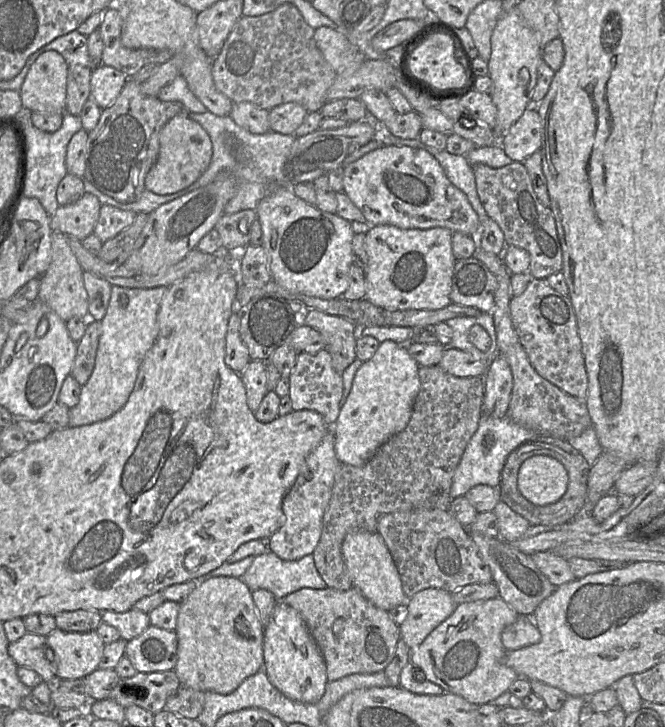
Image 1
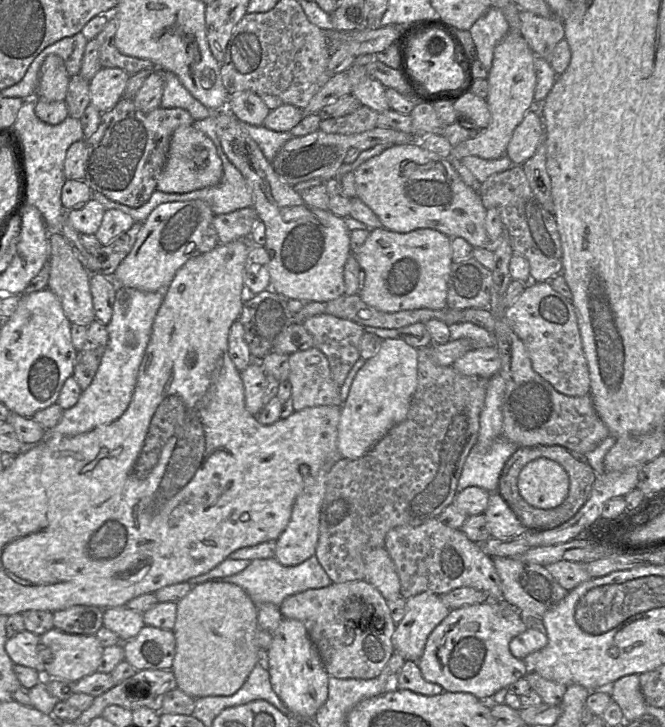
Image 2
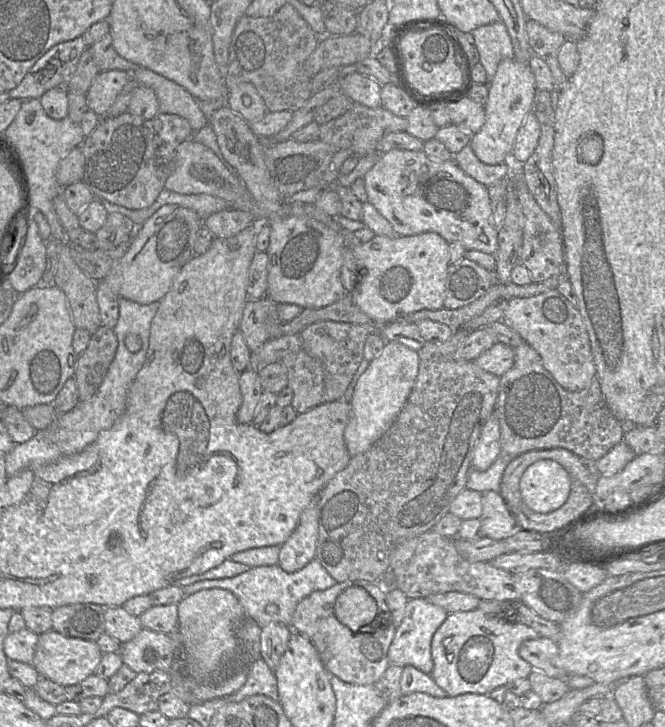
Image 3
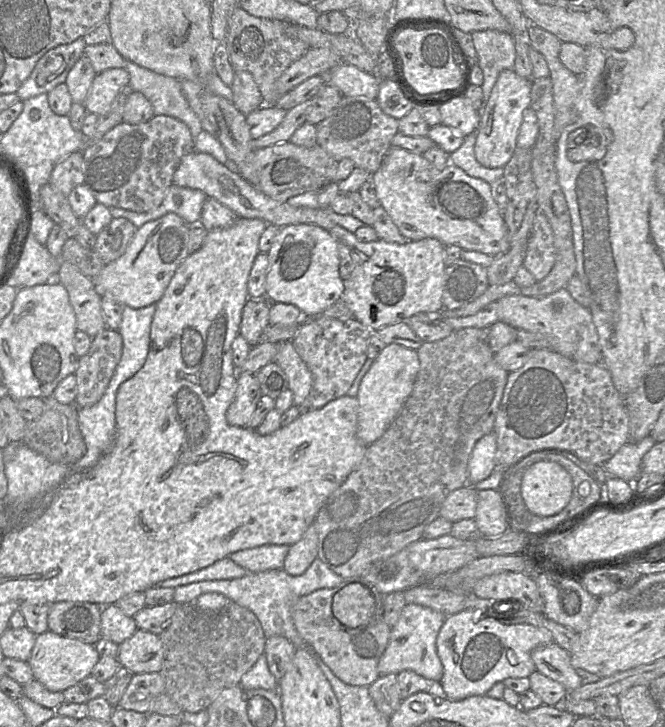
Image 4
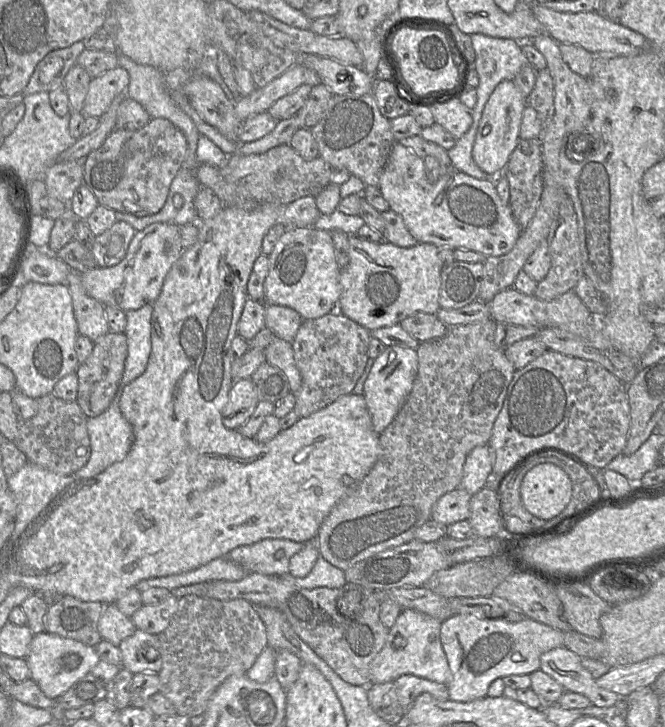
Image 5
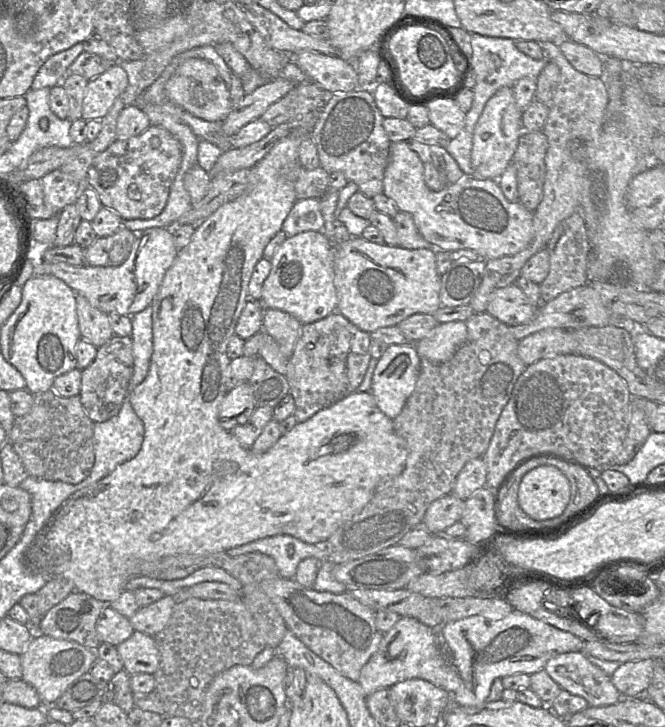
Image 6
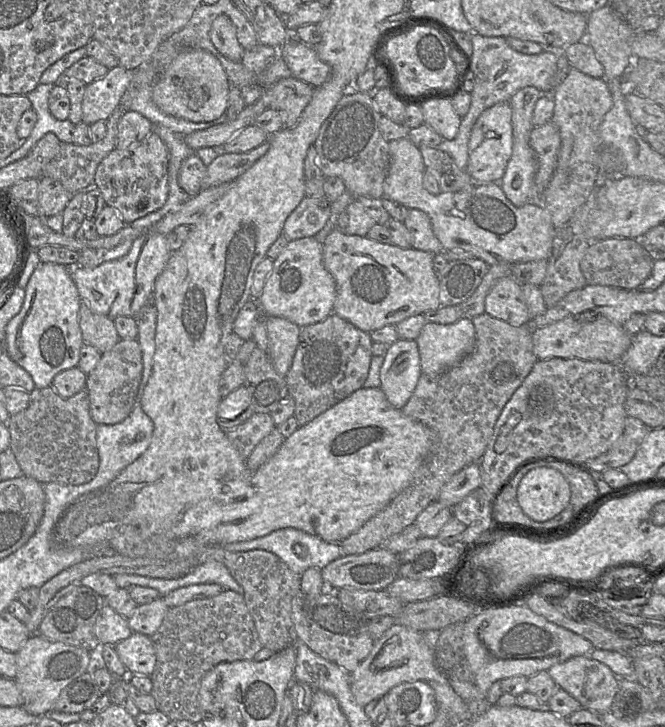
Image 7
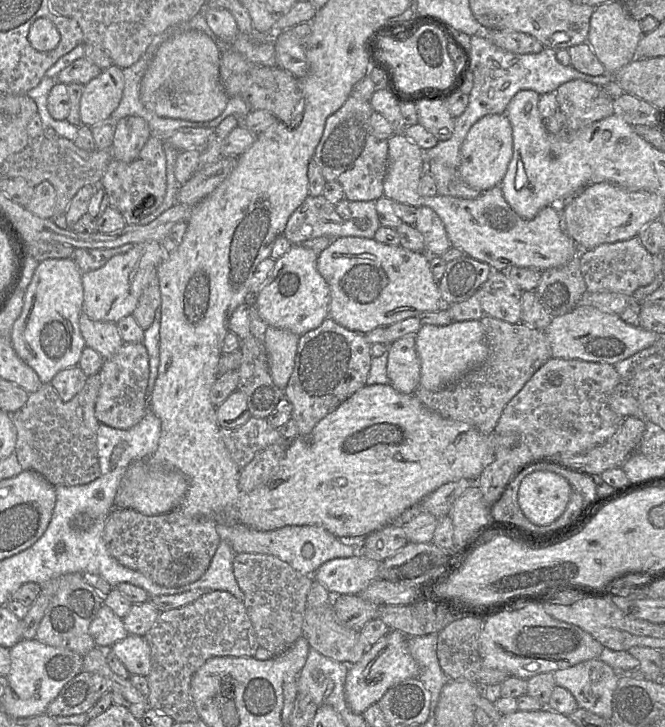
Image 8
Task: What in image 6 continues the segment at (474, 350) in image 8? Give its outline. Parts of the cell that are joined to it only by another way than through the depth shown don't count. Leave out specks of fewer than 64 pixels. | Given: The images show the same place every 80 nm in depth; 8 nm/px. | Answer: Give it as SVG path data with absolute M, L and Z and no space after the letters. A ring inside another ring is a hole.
M465 321L438 323L424 338L415 343L420 358L440 364L450 360L467 338Z

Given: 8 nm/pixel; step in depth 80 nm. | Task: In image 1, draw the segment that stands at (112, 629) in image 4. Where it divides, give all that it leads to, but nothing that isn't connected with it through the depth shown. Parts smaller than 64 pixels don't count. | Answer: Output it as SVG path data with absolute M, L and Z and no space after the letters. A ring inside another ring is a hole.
M133 608L125 612L104 611L102 621L115 627L127 642L151 625L148 613Z

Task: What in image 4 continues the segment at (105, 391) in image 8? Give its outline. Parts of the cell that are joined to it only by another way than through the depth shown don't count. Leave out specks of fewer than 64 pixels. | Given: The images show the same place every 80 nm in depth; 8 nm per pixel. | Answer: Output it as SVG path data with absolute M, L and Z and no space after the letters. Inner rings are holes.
M103 328L92 337L88 351L78 358L75 405L89 407L100 400L122 355L123 340L117 330Z

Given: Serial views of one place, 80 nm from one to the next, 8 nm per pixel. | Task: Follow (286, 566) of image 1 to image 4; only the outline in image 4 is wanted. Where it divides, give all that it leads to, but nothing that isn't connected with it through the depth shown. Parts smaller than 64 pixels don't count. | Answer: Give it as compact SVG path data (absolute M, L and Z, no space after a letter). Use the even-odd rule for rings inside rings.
M318 557L310 567L299 576L288 574L283 568L262 572L246 573L240 578L203 580L174 588L174 600L177 604L189 603L208 592L220 593L229 600L249 609L258 618L266 638L282 636L296 648L306 645L299 635L292 618L292 608L298 599L321 588L334 588L344 579L329 569Z

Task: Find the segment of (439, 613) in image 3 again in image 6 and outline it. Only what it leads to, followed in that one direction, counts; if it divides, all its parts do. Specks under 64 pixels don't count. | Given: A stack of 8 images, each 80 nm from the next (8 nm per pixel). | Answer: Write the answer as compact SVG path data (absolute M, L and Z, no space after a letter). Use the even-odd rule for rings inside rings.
M401 617L383 636L378 650L370 657L360 672L358 683L366 695L390 688L394 684L408 679L423 679L437 687L455 692L461 685L456 668L445 658L441 637L437 631L412 617Z

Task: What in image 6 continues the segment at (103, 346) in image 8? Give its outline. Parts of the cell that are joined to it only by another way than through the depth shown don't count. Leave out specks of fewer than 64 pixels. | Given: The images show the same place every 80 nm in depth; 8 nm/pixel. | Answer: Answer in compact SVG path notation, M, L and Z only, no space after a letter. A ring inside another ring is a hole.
M76 294L76 314L81 338L99 347L113 335L108 315L92 306L81 294Z

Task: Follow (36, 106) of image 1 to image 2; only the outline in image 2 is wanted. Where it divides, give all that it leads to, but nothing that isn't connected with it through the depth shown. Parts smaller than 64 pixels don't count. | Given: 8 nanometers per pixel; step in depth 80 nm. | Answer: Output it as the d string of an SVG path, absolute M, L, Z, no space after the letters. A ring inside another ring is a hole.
M50 54L40 69L37 99L65 101L70 78L64 60L58 55Z

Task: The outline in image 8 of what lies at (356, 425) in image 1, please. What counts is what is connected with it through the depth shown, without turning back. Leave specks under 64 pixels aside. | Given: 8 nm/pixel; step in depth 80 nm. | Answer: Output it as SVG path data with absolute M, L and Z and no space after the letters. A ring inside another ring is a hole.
M408 334L388 345L386 372L394 389L403 394L414 393L420 383L416 334Z

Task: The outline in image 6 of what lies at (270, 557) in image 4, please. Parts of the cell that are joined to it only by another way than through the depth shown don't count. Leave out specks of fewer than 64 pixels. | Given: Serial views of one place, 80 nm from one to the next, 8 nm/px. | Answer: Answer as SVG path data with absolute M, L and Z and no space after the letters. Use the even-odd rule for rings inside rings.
M287 534L265 537L225 552L231 557L253 552L266 554L275 560L280 578L284 579L294 579L298 564L305 558L328 561L328 551L324 545L308 544Z

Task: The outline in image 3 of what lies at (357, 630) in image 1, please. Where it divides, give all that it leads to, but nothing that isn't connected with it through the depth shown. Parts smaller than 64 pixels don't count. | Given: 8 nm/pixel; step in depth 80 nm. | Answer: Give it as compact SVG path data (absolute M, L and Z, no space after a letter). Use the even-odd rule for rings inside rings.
M346 580L341 583L336 583L326 590L314 591L297 605L293 614L291 629L303 634L312 642L324 664L324 667L339 679L351 684L375 685L389 667L388 650L396 632L391 612L386 603L386 592L387 591L379 582L368 582L365 580ZM352 586L364 588L377 603L377 615L370 624L370 626L373 627L372 632L353 632L347 626L339 622L335 616L334 605L336 598L343 590Z

